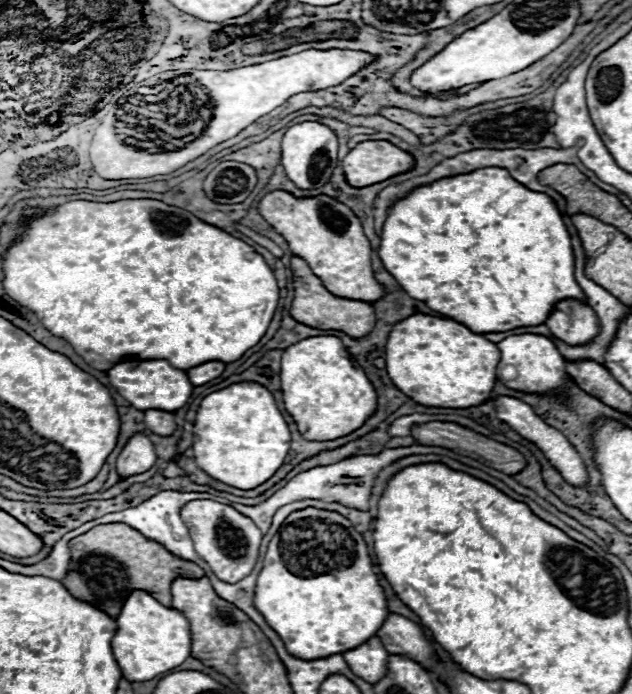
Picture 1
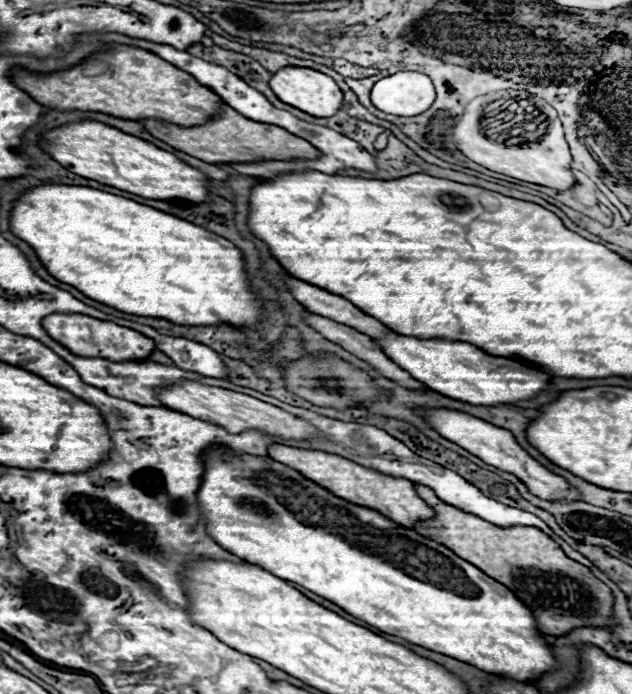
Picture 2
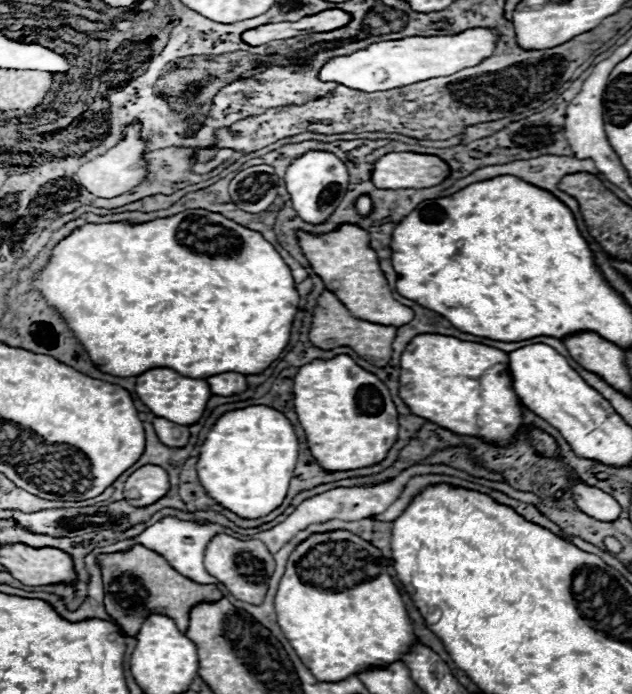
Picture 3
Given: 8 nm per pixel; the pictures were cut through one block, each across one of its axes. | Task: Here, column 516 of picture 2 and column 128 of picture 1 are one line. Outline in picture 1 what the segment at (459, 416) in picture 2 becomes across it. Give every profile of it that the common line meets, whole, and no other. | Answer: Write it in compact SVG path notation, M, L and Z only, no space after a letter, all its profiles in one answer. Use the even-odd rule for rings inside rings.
M136 434L130 438L126 448L120 452L116 470L122 478L126 478L126 476L134 476L134 474L142 474L142 472L150 470L154 466L154 462L156 462L154 444L150 442L148 436Z

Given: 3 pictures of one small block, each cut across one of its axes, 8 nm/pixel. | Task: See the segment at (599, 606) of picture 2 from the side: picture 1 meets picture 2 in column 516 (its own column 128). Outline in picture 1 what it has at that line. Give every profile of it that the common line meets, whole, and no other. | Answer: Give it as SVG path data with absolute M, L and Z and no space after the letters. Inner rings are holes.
M114 522L92 528L90 532L70 540L70 566L68 576L62 580L66 590L98 610L106 612L110 618L118 618L122 604L134 590L146 590L164 606L172 606L170 586L174 578L202 578L204 570L194 562L176 558L162 544L144 538L138 530Z

